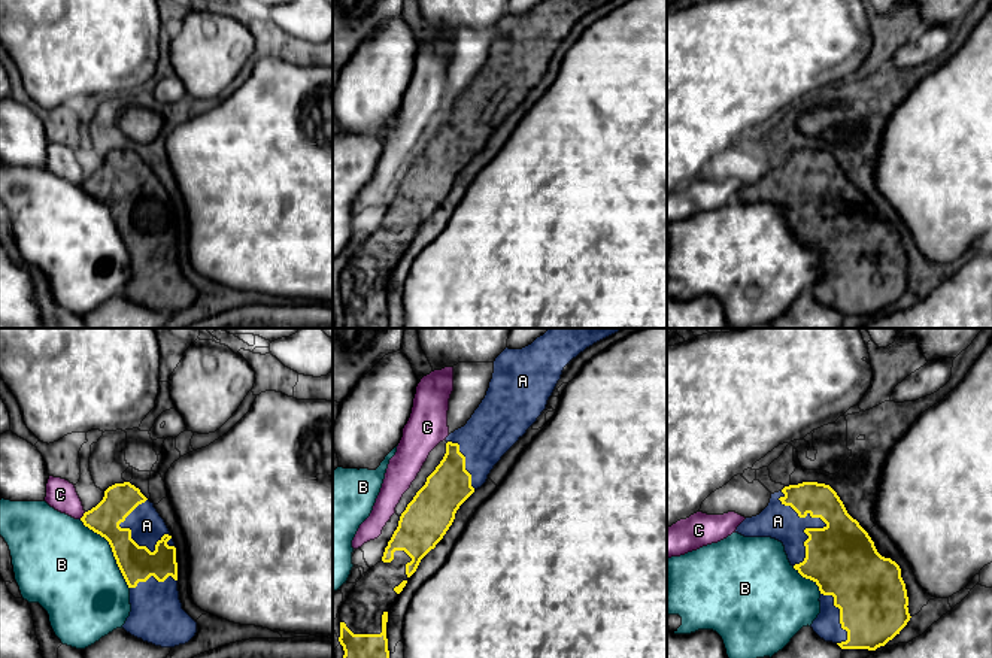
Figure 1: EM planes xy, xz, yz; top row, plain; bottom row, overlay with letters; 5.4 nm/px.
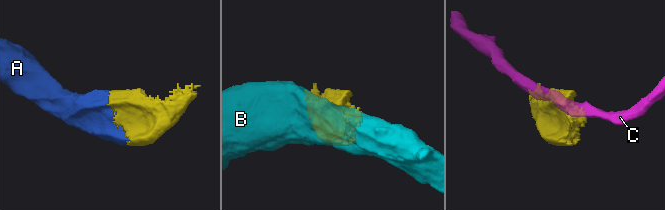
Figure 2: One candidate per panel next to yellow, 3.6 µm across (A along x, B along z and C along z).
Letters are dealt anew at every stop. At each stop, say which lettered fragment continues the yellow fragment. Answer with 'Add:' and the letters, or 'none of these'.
Add: A

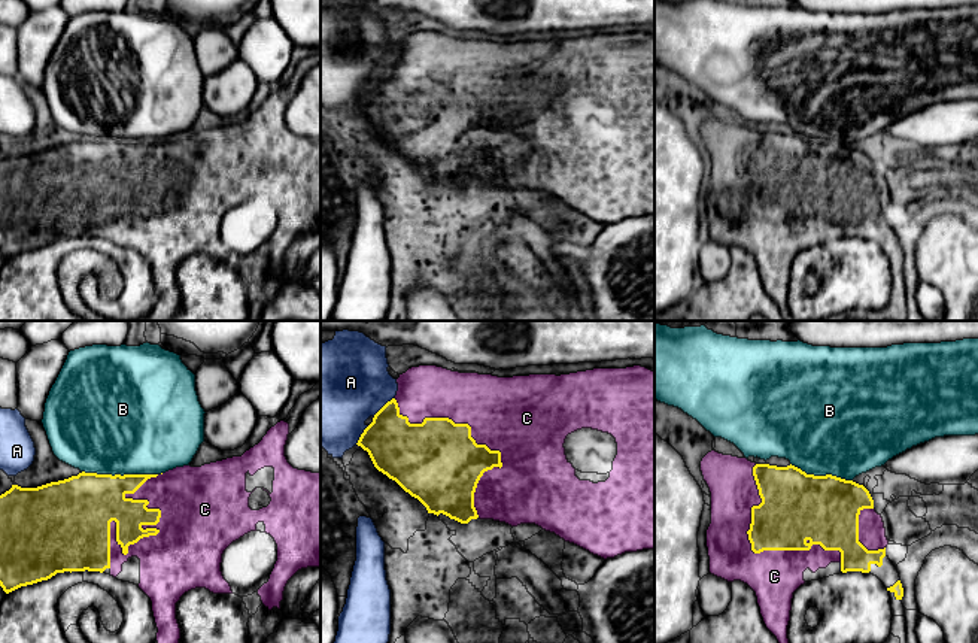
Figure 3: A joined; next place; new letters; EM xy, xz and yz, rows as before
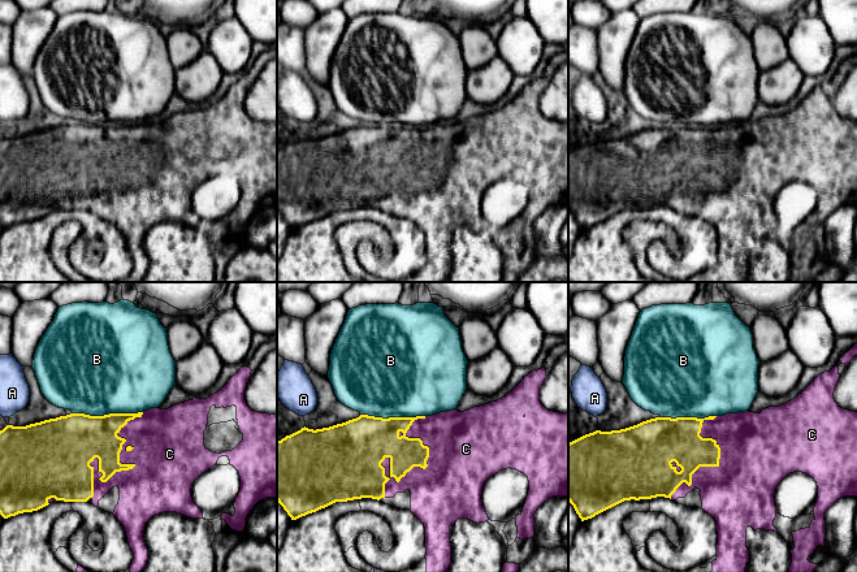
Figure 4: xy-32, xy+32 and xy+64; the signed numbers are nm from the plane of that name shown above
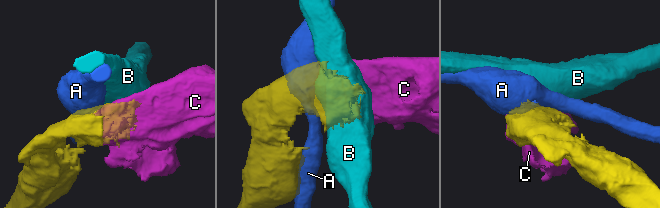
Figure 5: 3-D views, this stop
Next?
Add: C

